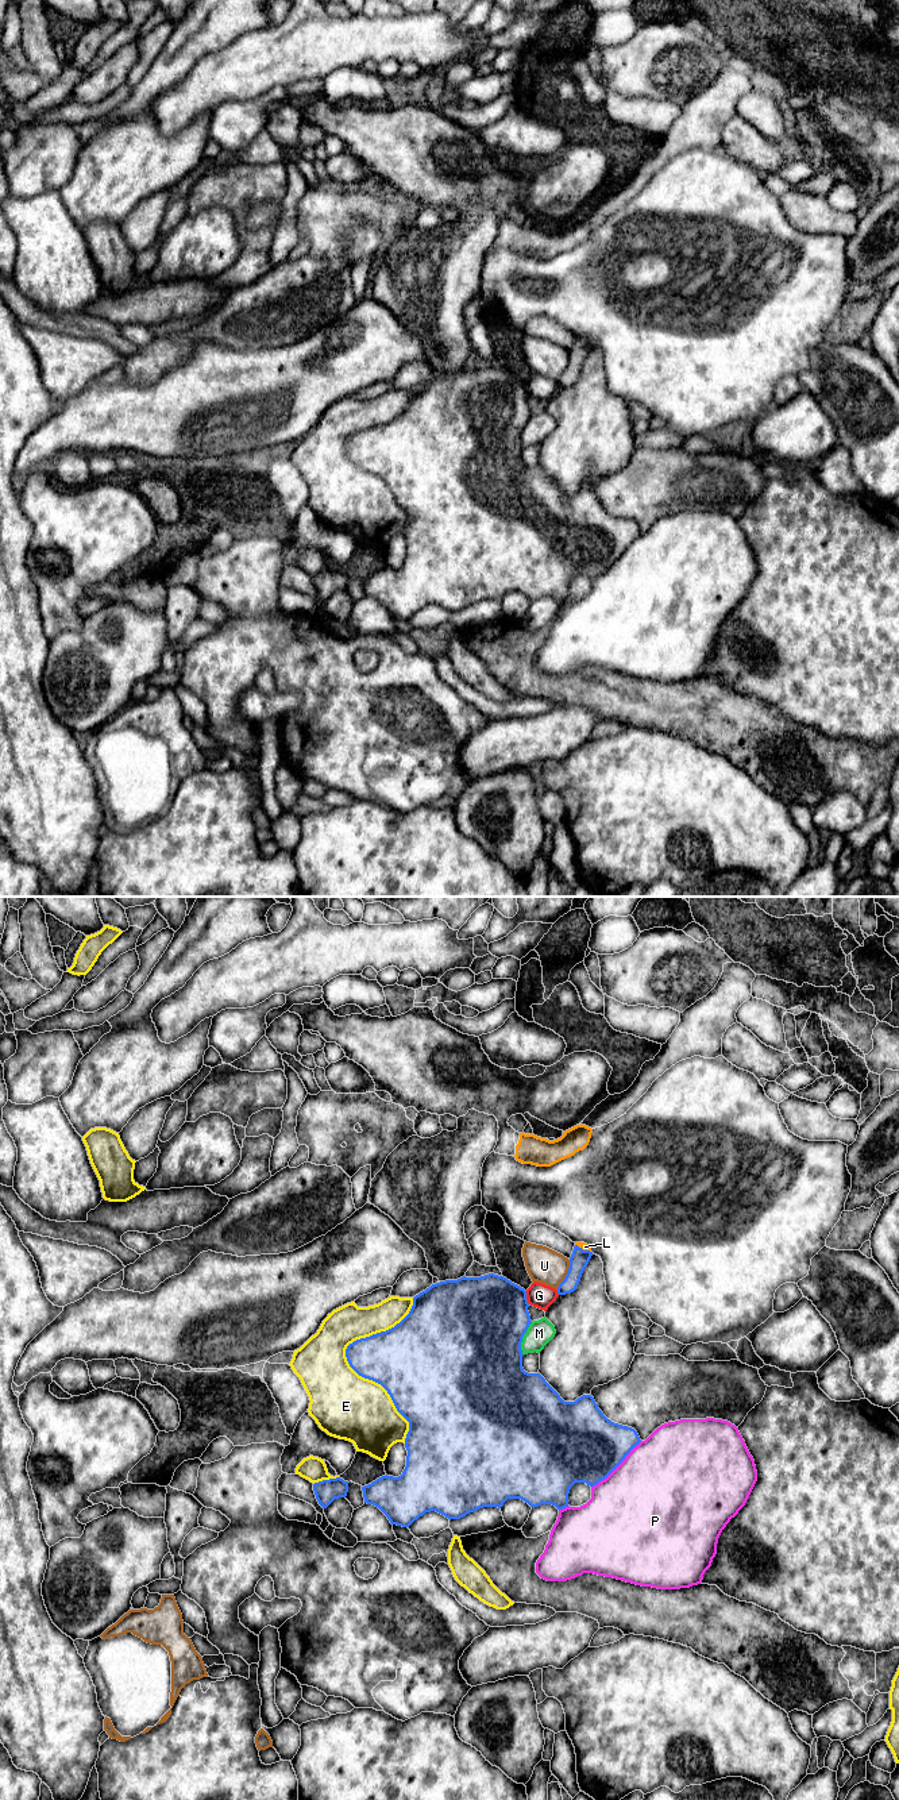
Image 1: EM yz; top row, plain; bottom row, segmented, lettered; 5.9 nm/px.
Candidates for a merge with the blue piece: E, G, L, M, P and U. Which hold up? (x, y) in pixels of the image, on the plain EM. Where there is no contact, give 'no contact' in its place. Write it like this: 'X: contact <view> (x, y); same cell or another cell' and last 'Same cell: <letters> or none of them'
E: contact yz (348, 455); another cell
G: contact yz (525, 390); another cell
L: contact yz (582, 342); another cell
M: contact yz (521, 431); another cell
P: contact yz (617, 558); another cell
U: contact yz (566, 367); another cell
Same cell: none of them

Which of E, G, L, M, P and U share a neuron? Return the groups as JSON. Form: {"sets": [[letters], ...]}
{"sets": [["E"], ["G"], ["L"], ["M"], ["P"], ["U"]]}

